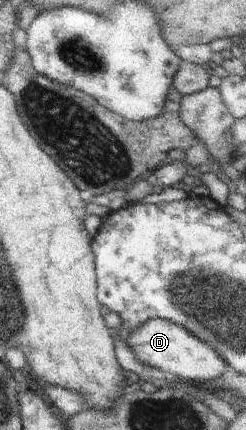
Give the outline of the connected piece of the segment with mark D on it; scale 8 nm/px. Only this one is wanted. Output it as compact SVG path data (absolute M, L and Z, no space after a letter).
M164 318L147 321L127 340L128 346L143 363L173 374L183 384L207 384L219 378L229 368L213 346L191 334L185 327Z

